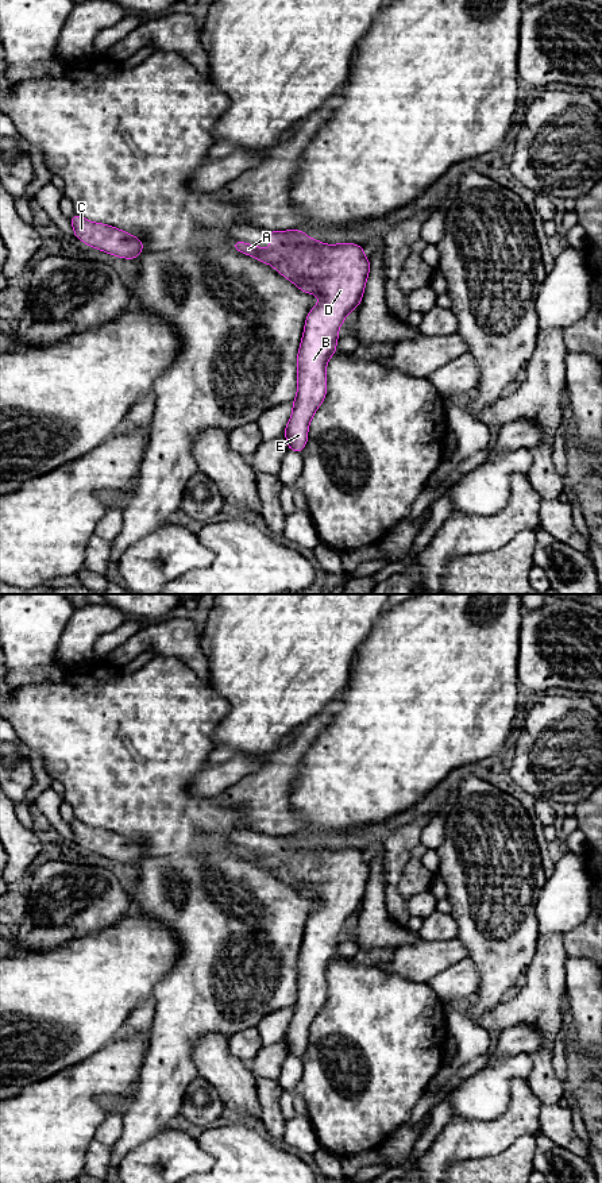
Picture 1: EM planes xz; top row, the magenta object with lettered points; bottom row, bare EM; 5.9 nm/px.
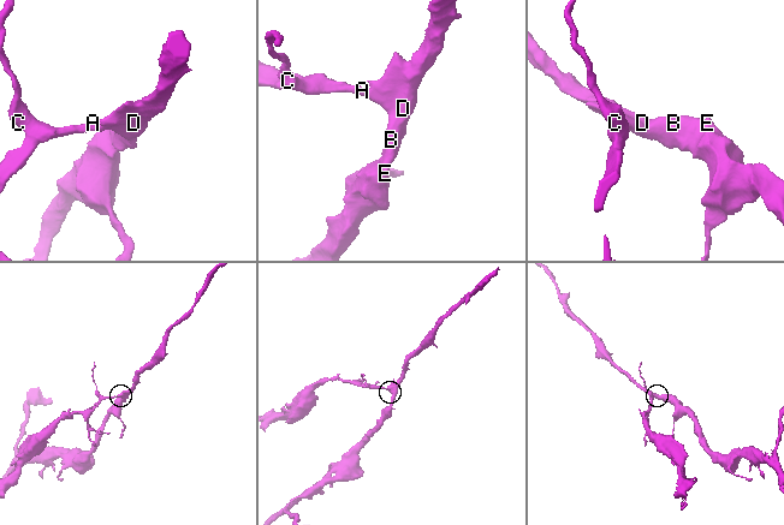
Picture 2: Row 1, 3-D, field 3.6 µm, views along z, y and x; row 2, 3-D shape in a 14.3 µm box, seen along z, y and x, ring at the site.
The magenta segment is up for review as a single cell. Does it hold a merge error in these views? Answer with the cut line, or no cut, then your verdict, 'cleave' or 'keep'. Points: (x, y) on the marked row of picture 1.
cut none; keep

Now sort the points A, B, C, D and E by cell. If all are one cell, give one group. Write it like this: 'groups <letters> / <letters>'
groups A B C D E

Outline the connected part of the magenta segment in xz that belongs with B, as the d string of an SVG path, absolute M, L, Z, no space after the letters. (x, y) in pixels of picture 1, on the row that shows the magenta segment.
M300 230L266 232L273 250L238 240L231 246L271 265L302 292L320 297L305 320L297 355L297 396L283 431L288 448L301 452L309 423L327 394L325 367L336 352L337 331L362 301L370 261L359 244L323 244Z

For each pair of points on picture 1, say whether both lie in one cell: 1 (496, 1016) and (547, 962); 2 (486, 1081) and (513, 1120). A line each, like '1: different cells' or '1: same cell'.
1: same cell
2: different cells

